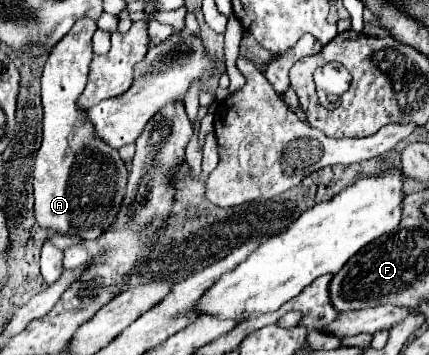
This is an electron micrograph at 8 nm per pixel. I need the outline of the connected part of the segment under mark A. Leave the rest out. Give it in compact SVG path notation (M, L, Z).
M92 18L78 20L48 56L42 72L44 138L34 162L34 214L38 224L84 240L96 240L114 222L128 178L118 150L94 136L94 126L86 118L86 112L78 108L78 98L88 78L94 30L96 22Z

